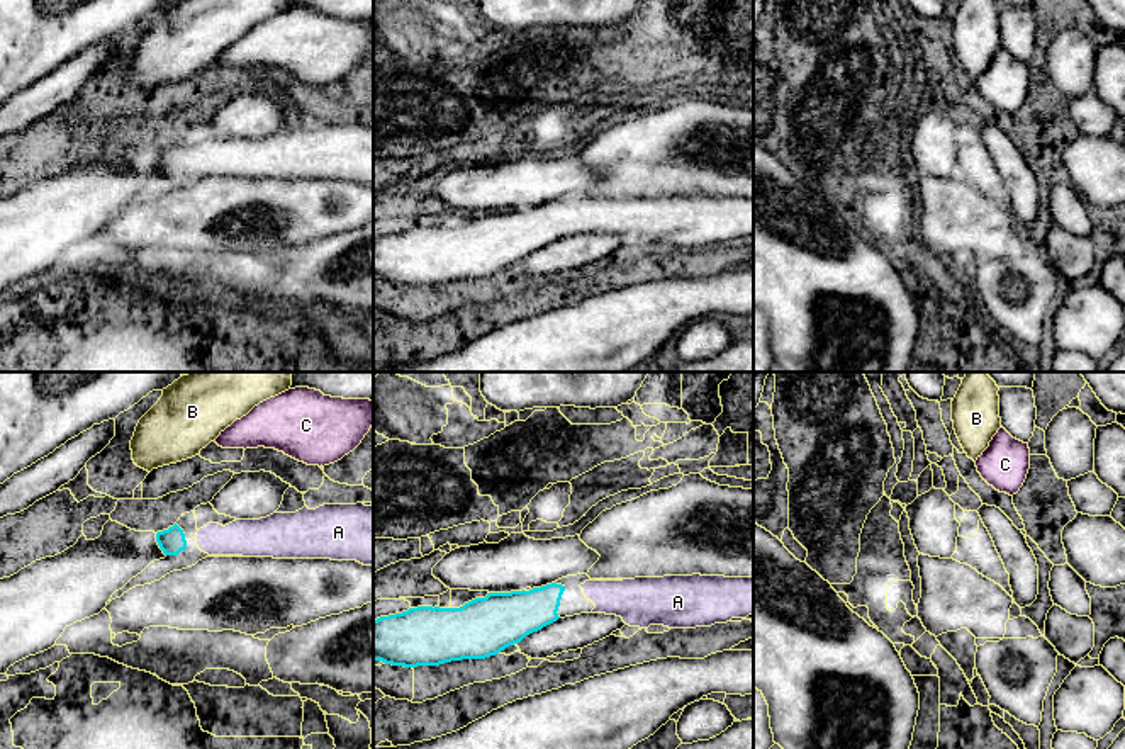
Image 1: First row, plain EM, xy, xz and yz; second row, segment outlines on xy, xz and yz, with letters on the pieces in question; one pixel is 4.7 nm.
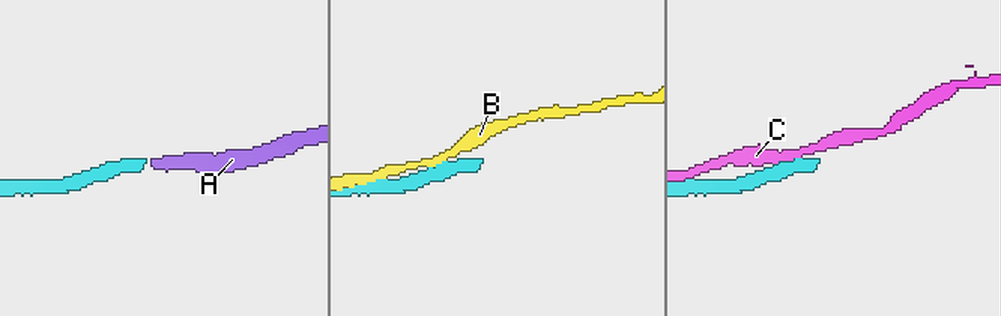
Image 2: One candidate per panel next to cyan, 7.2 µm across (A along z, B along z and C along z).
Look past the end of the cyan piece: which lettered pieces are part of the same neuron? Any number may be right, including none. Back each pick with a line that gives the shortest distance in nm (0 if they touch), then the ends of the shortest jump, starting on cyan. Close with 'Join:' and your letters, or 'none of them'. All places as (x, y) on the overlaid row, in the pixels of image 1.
A: Distance 60 nm. Across: xy (185, 540), (197, 540)
Join: A

